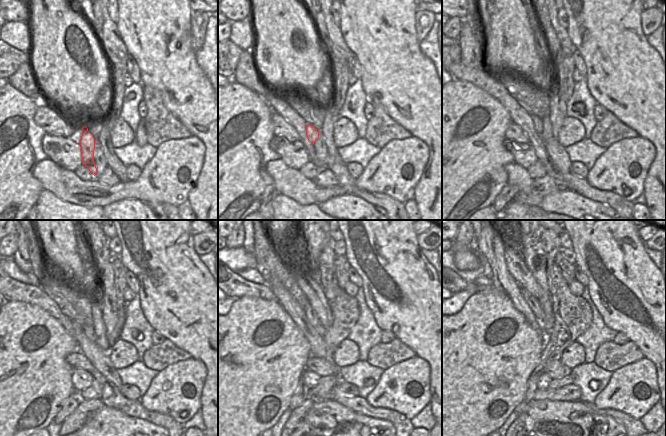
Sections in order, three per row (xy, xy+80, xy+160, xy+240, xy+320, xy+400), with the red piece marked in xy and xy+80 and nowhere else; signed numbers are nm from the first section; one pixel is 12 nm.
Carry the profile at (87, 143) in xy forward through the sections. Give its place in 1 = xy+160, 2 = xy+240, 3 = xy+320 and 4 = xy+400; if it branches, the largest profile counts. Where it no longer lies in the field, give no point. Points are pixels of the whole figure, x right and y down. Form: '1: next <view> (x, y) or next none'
1: next xy+160 (537, 122)
2: next xy+240 (88, 329)
3: next xy+320 (311, 316)
4: next xy+400 (534, 304)

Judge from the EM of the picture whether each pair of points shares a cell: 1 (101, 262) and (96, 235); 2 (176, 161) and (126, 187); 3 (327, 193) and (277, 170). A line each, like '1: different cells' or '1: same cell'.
1: same cell
2: same cell
3: same cell

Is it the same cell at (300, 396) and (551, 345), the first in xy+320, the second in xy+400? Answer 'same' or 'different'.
same

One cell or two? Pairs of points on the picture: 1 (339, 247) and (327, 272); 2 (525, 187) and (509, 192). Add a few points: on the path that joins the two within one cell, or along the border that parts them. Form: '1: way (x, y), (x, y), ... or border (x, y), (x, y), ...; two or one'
1: border (333, 248), (336, 254); two
2: border (508, 182), (516, 185), (519, 190); two

